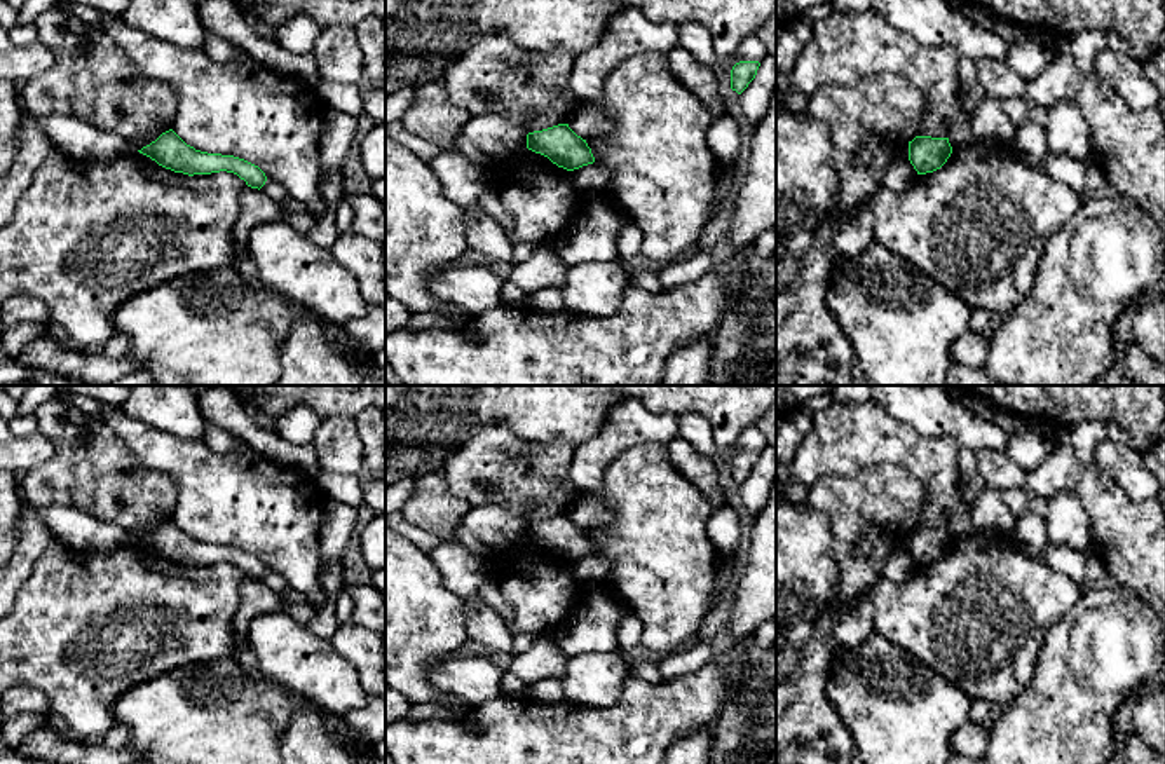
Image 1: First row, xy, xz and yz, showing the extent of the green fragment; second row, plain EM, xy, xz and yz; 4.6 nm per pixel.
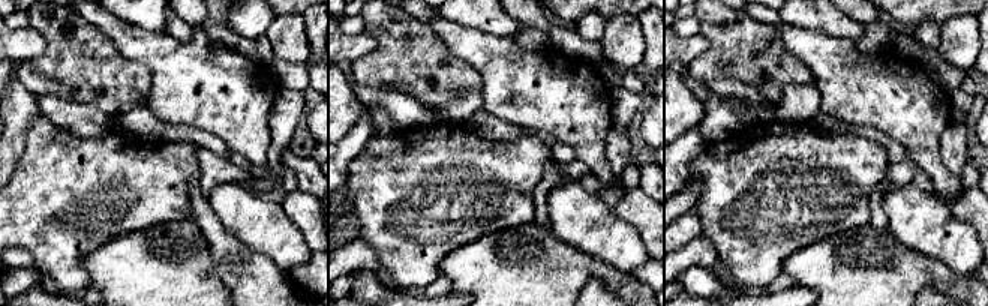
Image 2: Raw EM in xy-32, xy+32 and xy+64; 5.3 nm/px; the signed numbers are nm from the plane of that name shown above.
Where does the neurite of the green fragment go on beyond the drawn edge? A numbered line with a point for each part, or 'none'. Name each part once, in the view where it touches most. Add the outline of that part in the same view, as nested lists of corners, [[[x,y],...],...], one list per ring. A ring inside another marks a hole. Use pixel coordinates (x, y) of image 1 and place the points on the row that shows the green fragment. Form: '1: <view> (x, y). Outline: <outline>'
none

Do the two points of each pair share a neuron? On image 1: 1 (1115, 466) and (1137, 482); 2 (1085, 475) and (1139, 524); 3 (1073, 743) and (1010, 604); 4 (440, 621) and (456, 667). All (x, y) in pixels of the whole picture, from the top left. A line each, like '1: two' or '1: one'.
1: one
2: one
3: two
4: two

